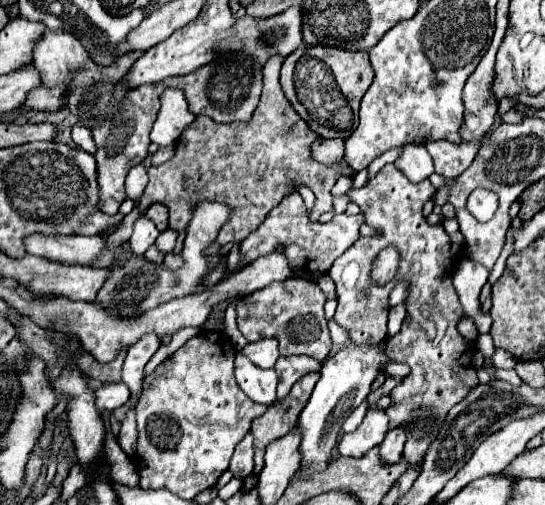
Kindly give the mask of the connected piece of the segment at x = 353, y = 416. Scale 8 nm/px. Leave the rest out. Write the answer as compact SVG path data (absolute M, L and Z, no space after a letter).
M361 402L351 414L349 414L349 418L343 422L343 432L353 432L359 424L361 424L361 420L363 420L363 416L365 416L365 412L367 412L367 402Z

